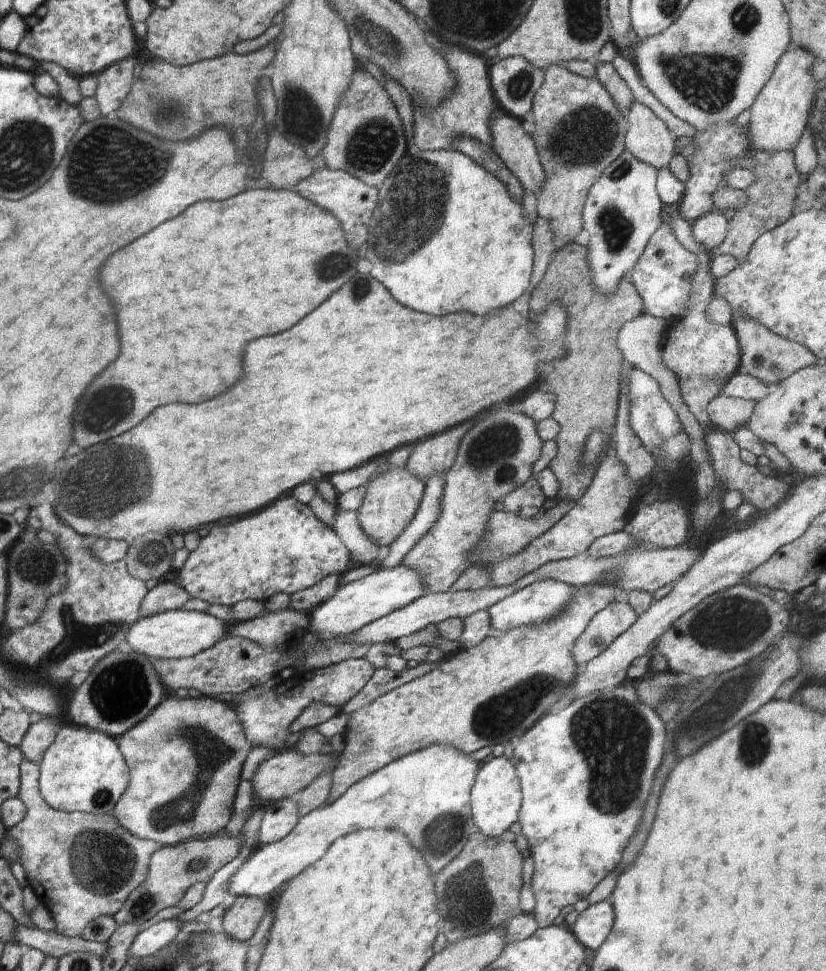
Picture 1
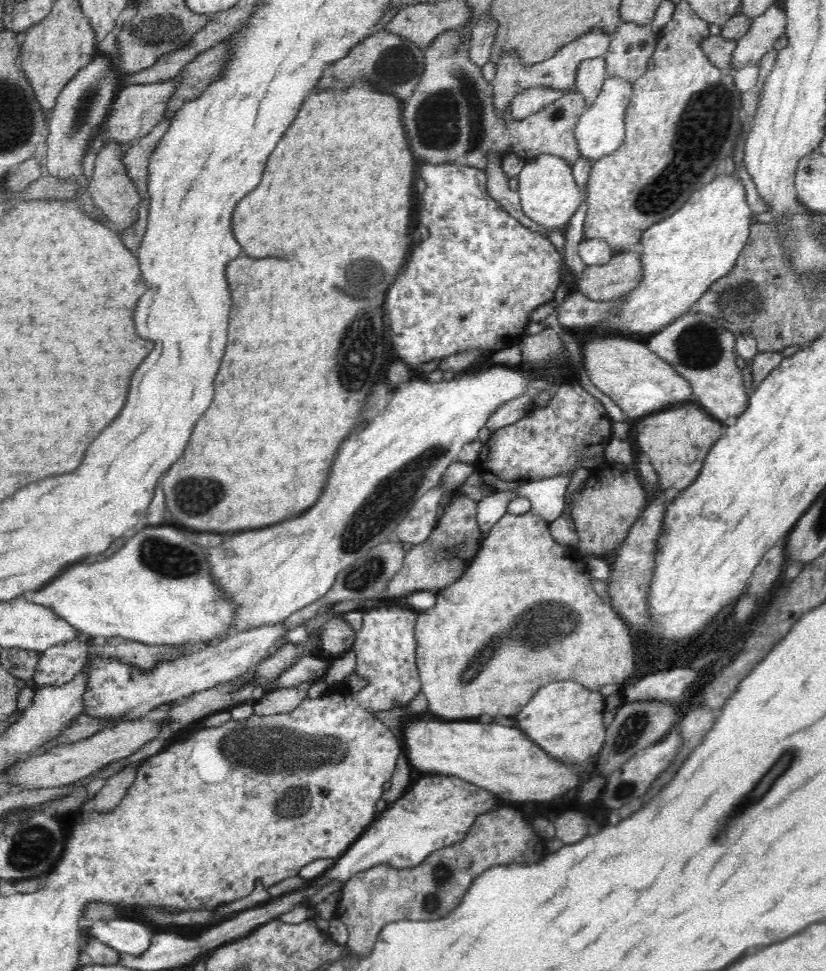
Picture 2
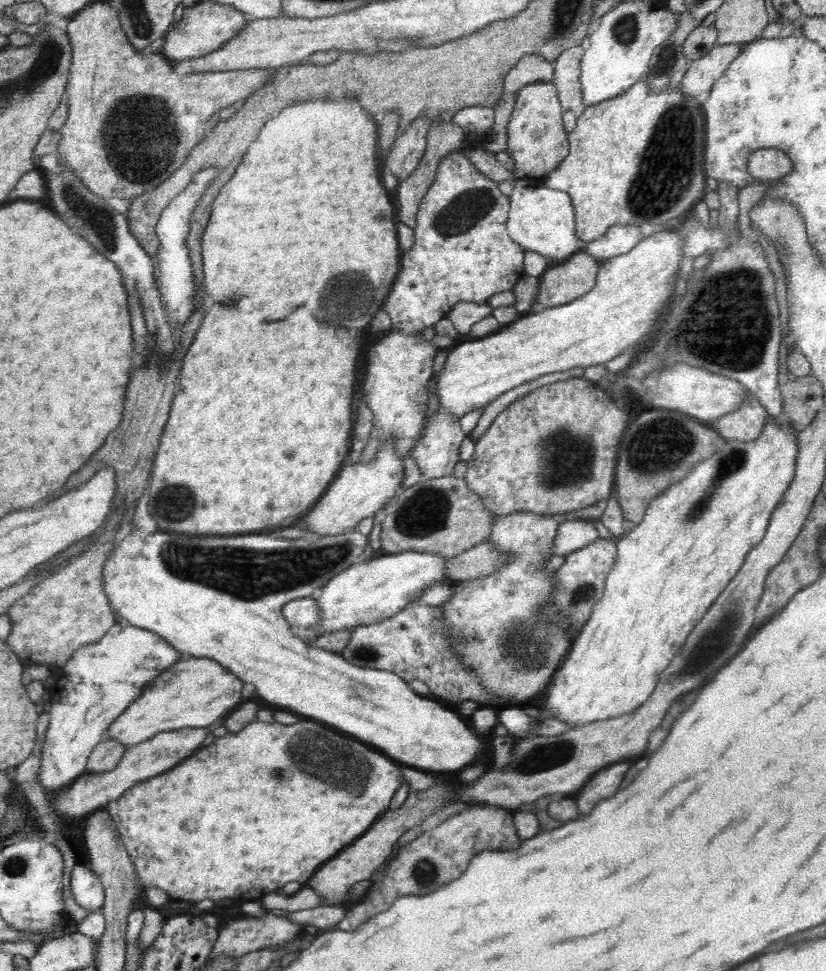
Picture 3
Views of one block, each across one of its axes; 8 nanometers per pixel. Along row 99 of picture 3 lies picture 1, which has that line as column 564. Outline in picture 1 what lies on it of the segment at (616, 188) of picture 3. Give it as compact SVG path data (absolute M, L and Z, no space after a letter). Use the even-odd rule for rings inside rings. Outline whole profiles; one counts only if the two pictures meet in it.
M598 580L594 584L574 588L576 592L570 604L564 606L556 618L548 622L540 622L536 626L520 626L506 632L492 629L486 636L486 640L480 642L478 646L465 648L462 652L454 652L451 660L444 658L436 668L432 668L424 676L414 678L382 694L367 708L348 712L344 731L345 748L335 762L327 802L334 802L358 780L384 768L392 760L422 750L430 744L450 744L458 752L472 754L484 746L493 748L496 744L517 740L546 715L550 706L556 708L565 701L568 688L577 675L576 660L572 656L574 642L584 632L594 614L614 602L615 593L619 589L610 580Z

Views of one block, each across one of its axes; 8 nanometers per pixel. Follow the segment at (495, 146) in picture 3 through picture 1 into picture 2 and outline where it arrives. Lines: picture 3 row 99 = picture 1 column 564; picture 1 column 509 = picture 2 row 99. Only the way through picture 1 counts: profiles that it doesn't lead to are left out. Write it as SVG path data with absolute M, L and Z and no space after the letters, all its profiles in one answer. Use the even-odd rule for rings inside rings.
M530 87L516 93L510 104L511 116L522 120L532 113L541 111L547 104L558 100L564 94L563 90L550 87Z

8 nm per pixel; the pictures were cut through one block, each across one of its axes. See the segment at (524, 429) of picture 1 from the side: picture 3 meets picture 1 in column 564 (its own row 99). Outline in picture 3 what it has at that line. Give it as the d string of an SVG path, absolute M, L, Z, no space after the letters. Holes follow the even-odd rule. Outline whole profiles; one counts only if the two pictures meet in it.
M532 83L519 90L507 124L508 140L505 150L514 159L514 171L518 179L540 181L568 156L568 132L563 128L562 113L562 105L554 83Z

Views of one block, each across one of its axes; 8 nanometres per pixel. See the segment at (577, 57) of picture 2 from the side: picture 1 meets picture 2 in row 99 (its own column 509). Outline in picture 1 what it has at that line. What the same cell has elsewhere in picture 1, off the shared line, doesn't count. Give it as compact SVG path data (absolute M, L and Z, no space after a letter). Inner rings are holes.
M536 474L530 476L526 484L521 484L516 490L512 490L502 500L504 511L522 516L522 518L532 518L544 504L545 494L536 481Z

